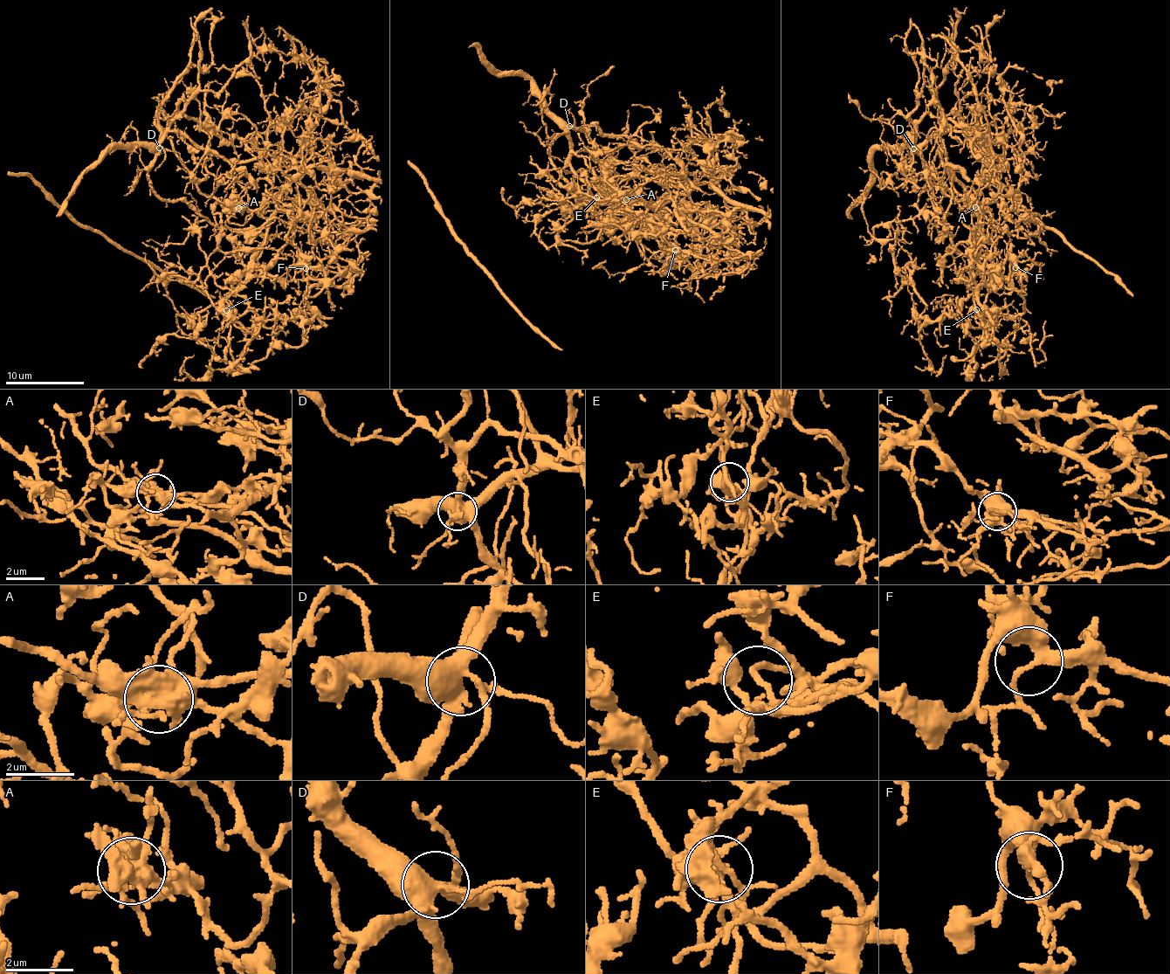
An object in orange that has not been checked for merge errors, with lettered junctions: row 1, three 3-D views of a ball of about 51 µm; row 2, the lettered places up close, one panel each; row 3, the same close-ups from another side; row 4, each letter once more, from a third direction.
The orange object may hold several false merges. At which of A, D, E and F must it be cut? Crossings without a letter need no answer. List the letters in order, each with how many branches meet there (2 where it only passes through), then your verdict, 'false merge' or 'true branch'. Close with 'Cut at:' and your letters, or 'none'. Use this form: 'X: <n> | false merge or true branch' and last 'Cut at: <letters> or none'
A: 9 | false merge
D: 6 | true branch
E: 3 | false merge
F: 3 | true branch
Cut at: A, E

